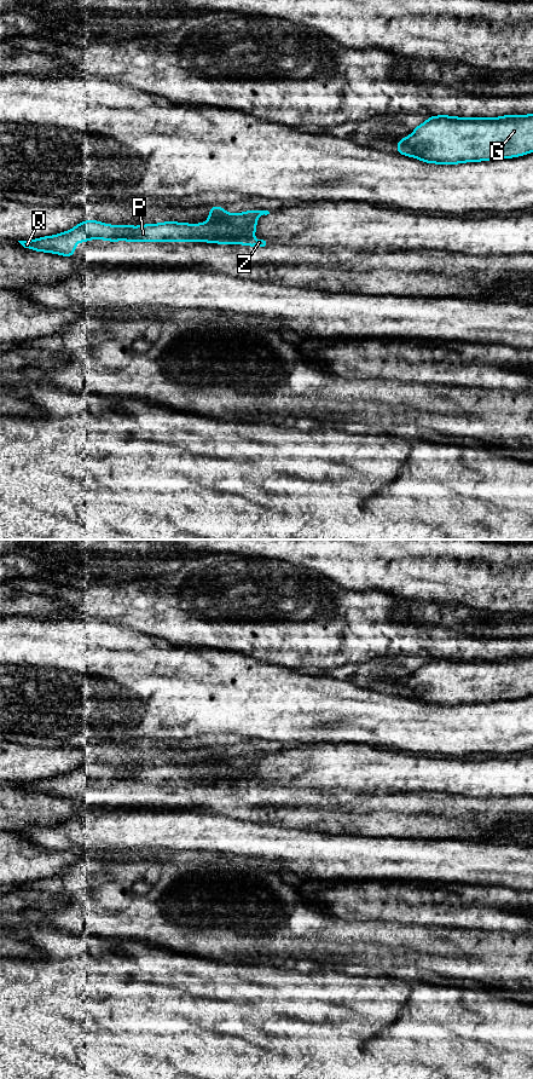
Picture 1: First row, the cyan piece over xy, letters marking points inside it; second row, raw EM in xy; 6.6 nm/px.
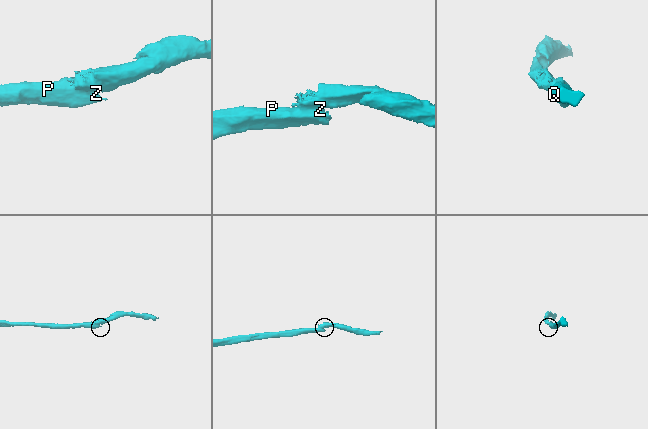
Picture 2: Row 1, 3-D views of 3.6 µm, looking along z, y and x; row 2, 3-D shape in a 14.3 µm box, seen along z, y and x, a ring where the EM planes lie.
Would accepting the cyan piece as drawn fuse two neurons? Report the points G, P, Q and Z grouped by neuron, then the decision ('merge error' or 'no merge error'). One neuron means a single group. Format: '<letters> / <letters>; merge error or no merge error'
G / P Q Z; merge error

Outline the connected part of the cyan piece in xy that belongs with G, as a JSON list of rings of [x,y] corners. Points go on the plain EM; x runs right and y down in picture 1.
[[[533,656],[505,657],[493,660],[430,658],[425,664],[416,669],[411,677],[399,681],[395,693],[427,705],[440,706],[457,706],[527,697],[533,694]]]

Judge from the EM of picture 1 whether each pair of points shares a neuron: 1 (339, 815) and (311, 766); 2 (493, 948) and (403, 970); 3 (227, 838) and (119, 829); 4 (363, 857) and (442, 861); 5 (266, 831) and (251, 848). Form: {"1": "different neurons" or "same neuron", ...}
{"1": "different neurons", "2": "same neuron", "3": "same neuron", "4": "same neuron", "5": "same neuron"}

